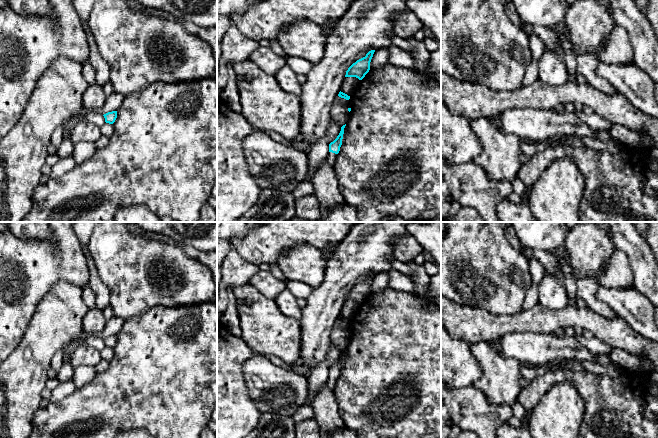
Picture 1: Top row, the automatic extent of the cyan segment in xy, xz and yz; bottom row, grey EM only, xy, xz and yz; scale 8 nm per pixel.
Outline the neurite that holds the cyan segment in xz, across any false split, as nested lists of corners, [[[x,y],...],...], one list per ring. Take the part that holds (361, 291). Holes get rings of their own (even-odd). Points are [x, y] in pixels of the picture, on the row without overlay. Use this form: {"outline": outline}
{"outline": [[[375,274],[369,275],[365,281],[357,284],[346,295],[345,301],[356,301],[362,304],[370,294],[370,286]]]}

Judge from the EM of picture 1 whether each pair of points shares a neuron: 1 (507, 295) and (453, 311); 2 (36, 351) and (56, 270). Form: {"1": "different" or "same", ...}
{"1": "different", "2": "different"}

